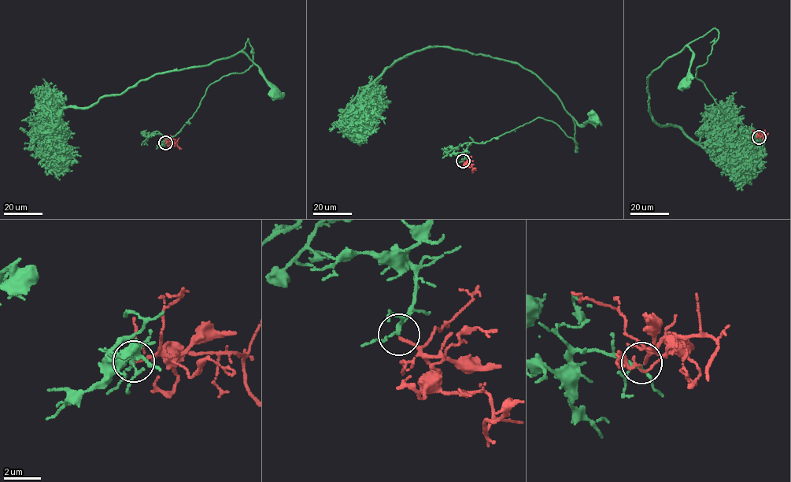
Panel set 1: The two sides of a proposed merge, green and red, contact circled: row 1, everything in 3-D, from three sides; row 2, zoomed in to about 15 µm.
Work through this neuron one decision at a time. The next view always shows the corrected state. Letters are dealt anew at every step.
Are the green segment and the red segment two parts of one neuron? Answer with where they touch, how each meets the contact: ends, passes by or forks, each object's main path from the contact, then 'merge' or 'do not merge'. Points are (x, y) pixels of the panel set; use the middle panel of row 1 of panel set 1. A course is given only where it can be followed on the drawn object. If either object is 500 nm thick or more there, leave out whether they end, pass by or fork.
at (463, 161); green forks there; red ends there; green runs (463, 161), (472, 142), (538, 117), (555, 123), (577, 152), (574, 118), (579, 124), (593, 115); red runs (463, 161), (468, 167), (472, 168), (472, 171), (476, 168); merge

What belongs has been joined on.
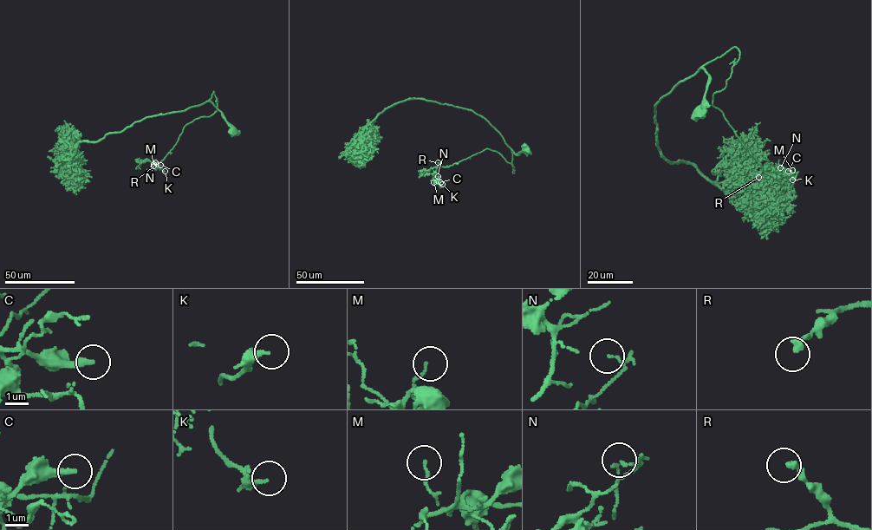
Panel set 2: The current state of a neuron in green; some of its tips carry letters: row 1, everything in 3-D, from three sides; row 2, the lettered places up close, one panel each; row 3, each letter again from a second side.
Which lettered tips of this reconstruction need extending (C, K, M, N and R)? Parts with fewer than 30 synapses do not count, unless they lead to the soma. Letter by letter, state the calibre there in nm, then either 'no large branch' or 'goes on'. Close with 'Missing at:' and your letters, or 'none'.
C: 200 nm thick; no large branch
K: 200 nm thick; no large branch
M: 110 nm thick; no large branch
N: 80 nm thick; no large branch
R: 280 nm thick; goes on
Missing at: R

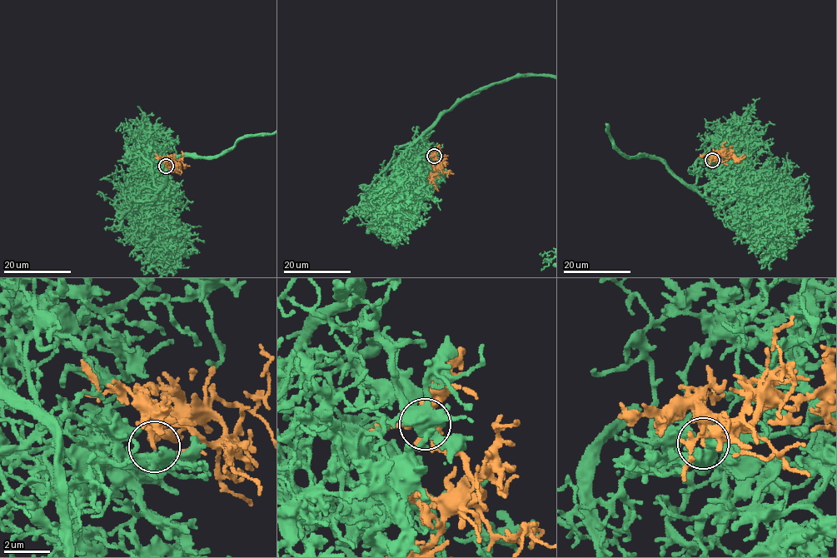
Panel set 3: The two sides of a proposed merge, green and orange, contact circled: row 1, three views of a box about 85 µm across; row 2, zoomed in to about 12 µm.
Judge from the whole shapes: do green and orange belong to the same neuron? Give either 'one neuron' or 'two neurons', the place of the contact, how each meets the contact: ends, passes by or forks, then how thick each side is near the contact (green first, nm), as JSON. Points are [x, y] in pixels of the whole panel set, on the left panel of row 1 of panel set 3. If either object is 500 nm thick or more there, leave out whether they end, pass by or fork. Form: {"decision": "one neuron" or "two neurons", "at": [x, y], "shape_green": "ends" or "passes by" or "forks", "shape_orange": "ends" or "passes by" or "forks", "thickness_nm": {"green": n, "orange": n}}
{"decision": "one neuron", "at": [166, 166], "shape_green": "forks", "shape_orange": "ends", "thickness_nm": {"green": 440, "orange": 220}}

